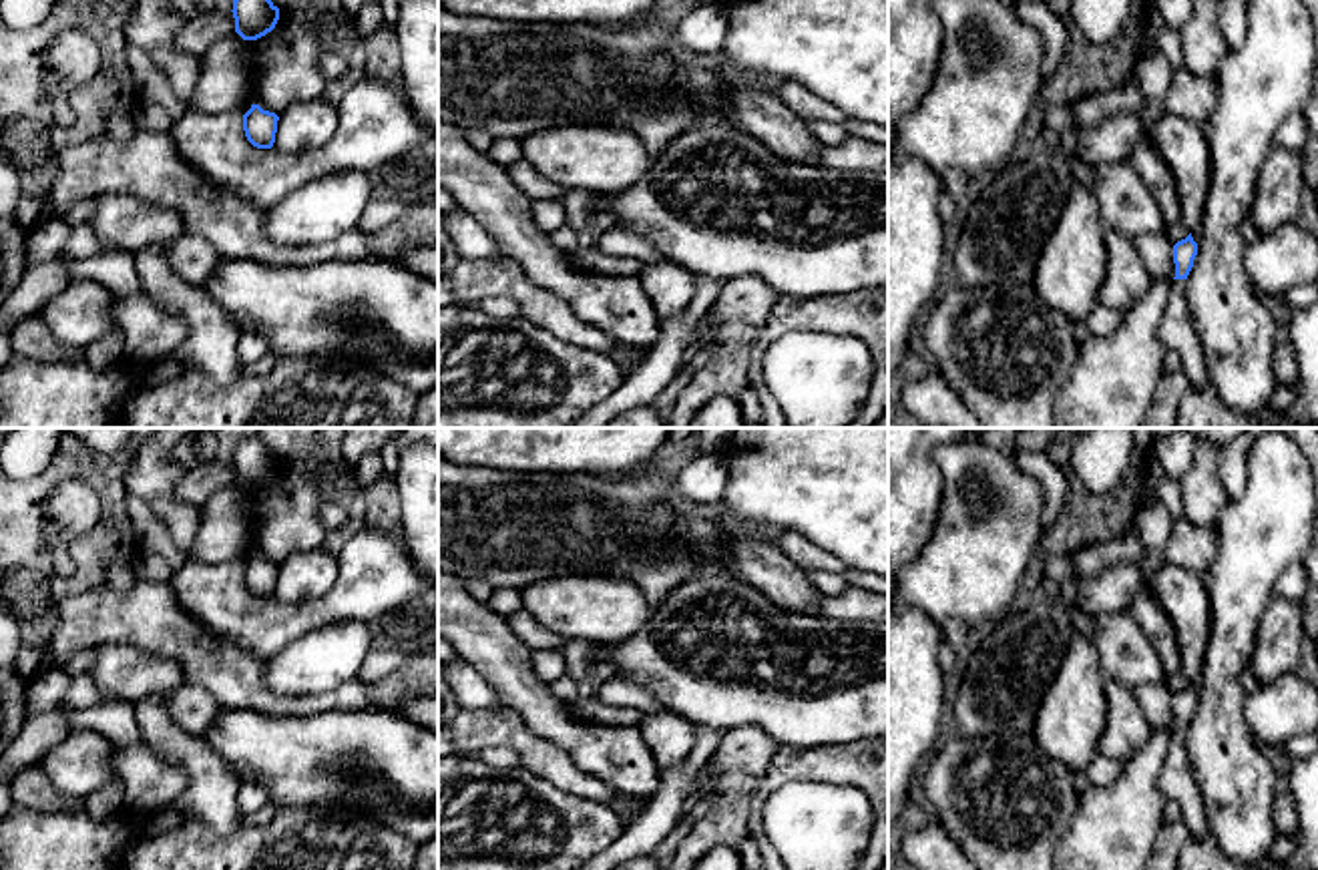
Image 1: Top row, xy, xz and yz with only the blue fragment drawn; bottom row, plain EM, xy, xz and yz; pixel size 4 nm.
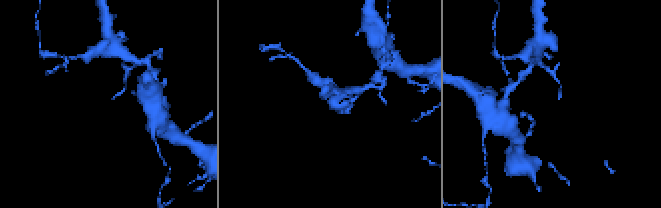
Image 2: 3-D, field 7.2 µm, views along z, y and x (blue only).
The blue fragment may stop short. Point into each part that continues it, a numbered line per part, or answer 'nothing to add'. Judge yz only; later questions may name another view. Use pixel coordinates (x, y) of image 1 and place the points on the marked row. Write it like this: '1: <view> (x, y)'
1: yz (1176, 332)

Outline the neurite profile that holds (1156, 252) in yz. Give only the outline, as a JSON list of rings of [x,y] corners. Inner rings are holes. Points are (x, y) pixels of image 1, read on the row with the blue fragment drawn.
[[[1141,233],[1131,239],[1135,251],[1139,253],[1143,265],[1153,275],[1153,279],[1173,281],[1175,263],[1173,263],[1173,245],[1165,233]]]

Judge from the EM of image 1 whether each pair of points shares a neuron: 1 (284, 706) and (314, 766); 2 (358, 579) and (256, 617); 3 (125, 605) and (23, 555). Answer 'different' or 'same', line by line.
1: different
2: same
3: different

